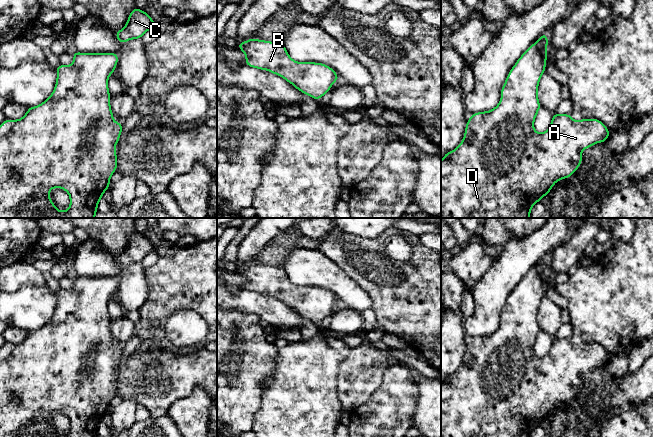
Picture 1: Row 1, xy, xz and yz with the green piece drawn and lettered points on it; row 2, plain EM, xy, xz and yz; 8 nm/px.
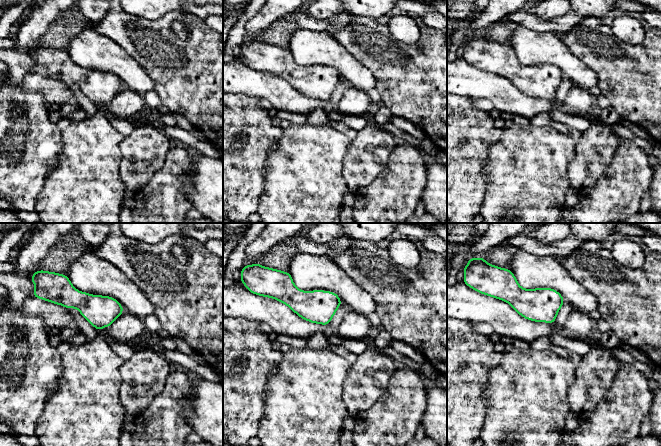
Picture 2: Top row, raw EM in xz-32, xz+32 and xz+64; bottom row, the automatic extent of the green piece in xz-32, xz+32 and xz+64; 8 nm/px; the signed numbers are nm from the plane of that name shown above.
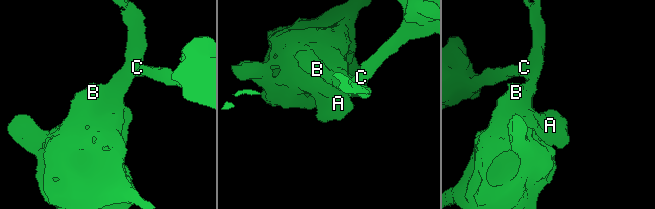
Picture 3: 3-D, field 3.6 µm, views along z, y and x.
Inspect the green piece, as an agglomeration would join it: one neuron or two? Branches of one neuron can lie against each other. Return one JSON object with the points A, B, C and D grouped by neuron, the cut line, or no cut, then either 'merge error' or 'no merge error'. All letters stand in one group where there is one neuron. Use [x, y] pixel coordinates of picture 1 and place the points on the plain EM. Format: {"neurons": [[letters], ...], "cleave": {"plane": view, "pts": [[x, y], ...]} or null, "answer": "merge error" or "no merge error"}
{"neurons": [["A", "B", "C", "D"]], "cleave": null, "answer": "no merge error"}

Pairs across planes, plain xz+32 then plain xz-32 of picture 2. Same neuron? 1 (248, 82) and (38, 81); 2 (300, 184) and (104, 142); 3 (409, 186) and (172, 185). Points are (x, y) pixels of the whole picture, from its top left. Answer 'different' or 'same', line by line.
1: same
2: same
3: same

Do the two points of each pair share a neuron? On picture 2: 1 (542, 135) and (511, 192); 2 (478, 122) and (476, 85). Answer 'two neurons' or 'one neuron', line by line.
1: one neuron
2: two neurons

